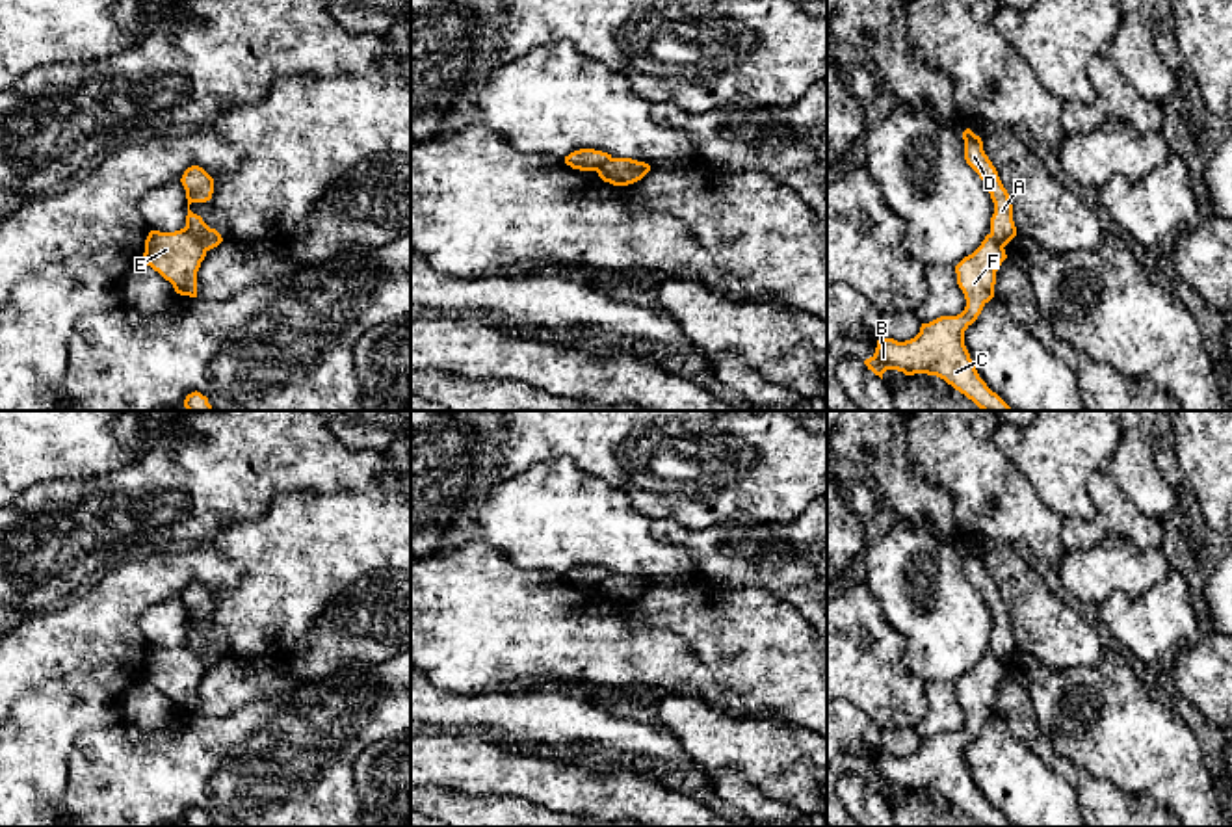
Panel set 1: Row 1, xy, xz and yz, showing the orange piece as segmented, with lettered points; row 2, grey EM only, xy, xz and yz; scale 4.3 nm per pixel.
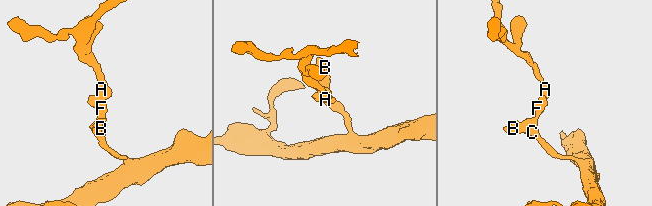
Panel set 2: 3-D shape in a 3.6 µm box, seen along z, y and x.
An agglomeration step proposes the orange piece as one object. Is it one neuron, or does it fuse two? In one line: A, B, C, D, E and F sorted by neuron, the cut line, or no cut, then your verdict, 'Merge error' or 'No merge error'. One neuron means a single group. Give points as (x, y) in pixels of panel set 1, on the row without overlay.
Groups: A D / B C E F. Split along xy (184, 643), (207, 666). Merge error

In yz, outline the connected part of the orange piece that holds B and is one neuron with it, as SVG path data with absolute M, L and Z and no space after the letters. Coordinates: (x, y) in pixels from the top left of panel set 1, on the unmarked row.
M987 650L981 662L955 682L957 701L966 715L964 727L922 740L920 749L905 758L881 753L875 769L864 777L868 786L881 795L886 786L937 792L981 827L1015 827L979 794L964 762L964 747L994 714L996 688L1005 675L1003 662Z

